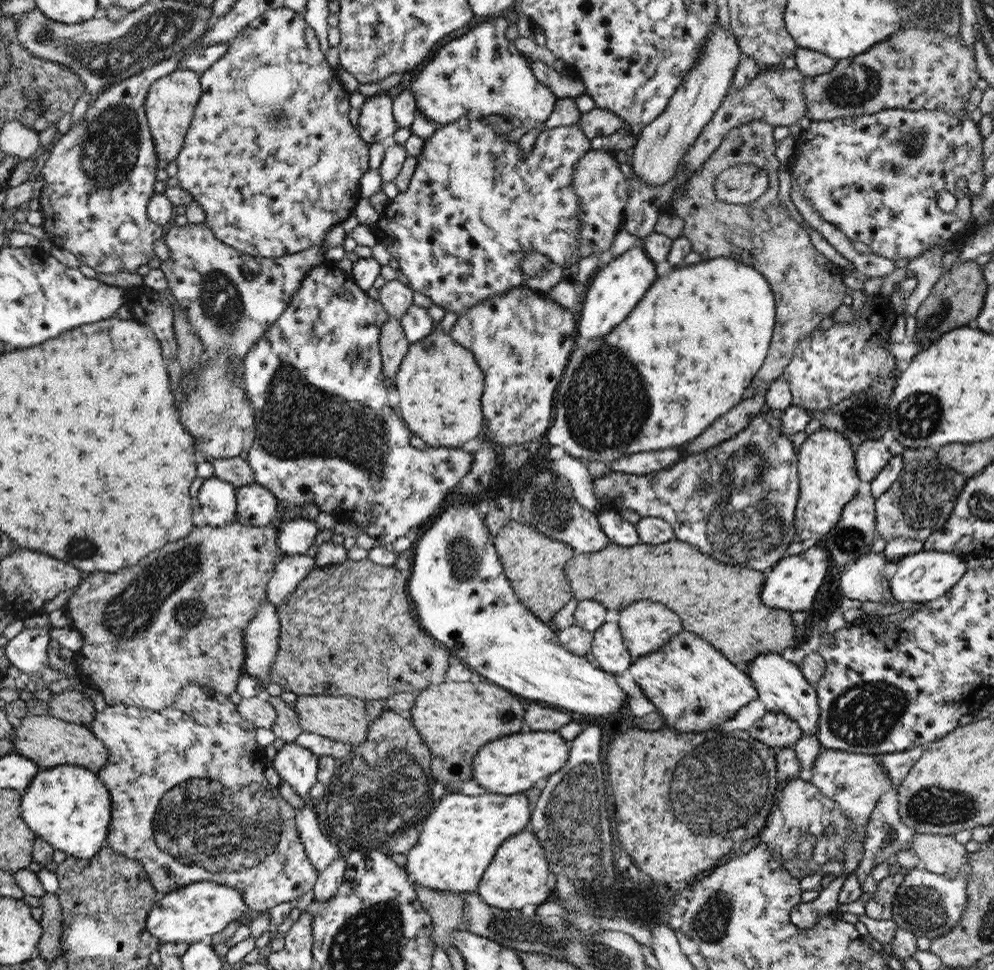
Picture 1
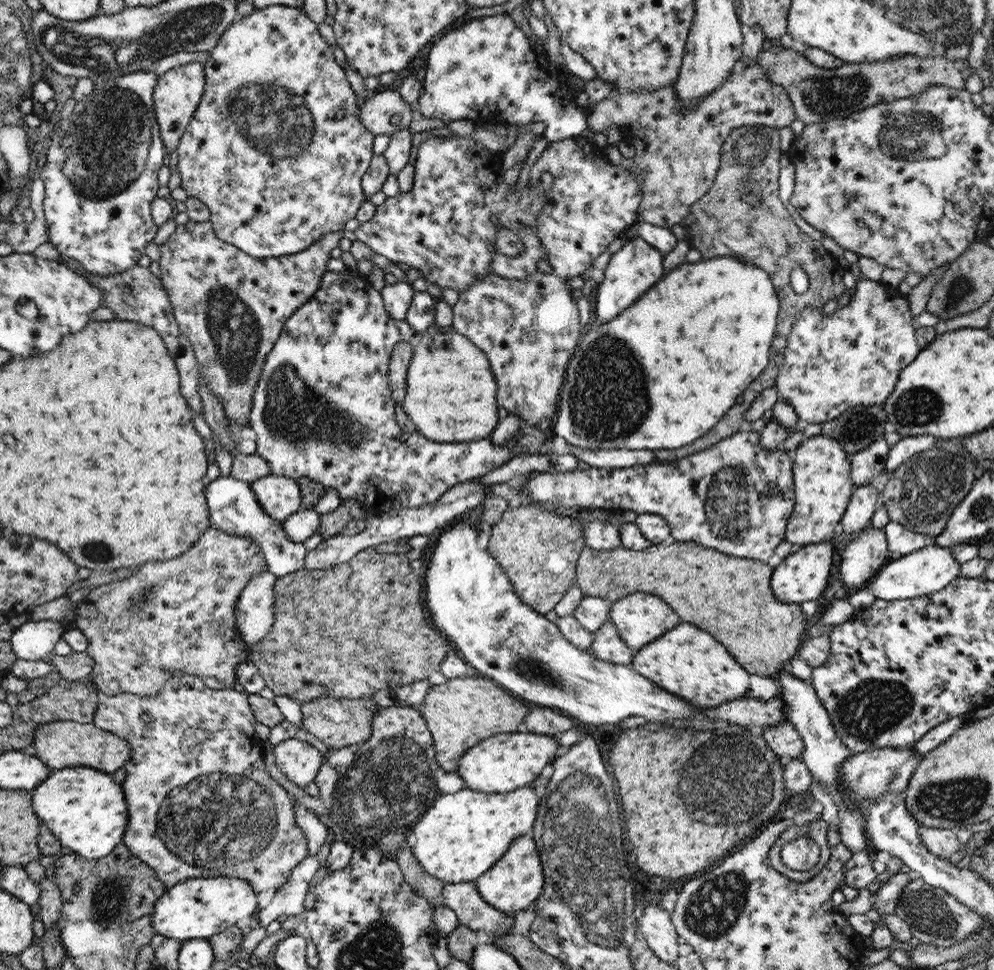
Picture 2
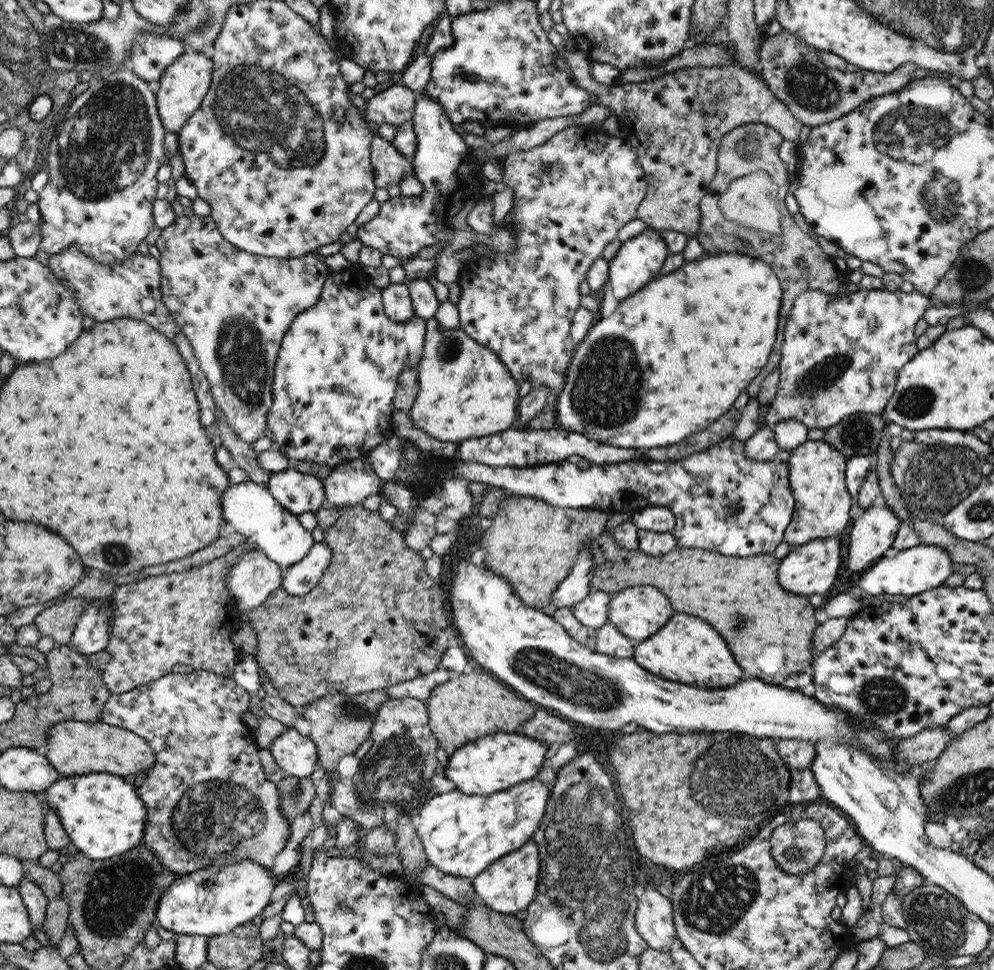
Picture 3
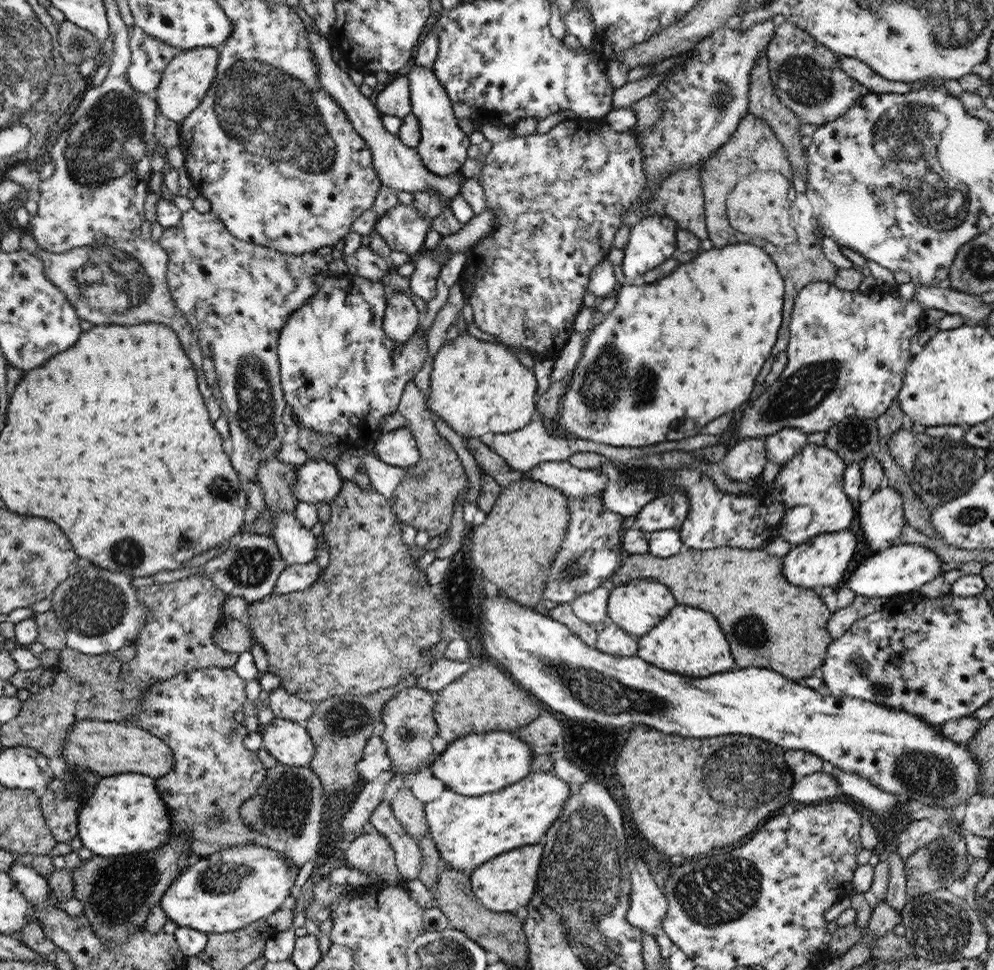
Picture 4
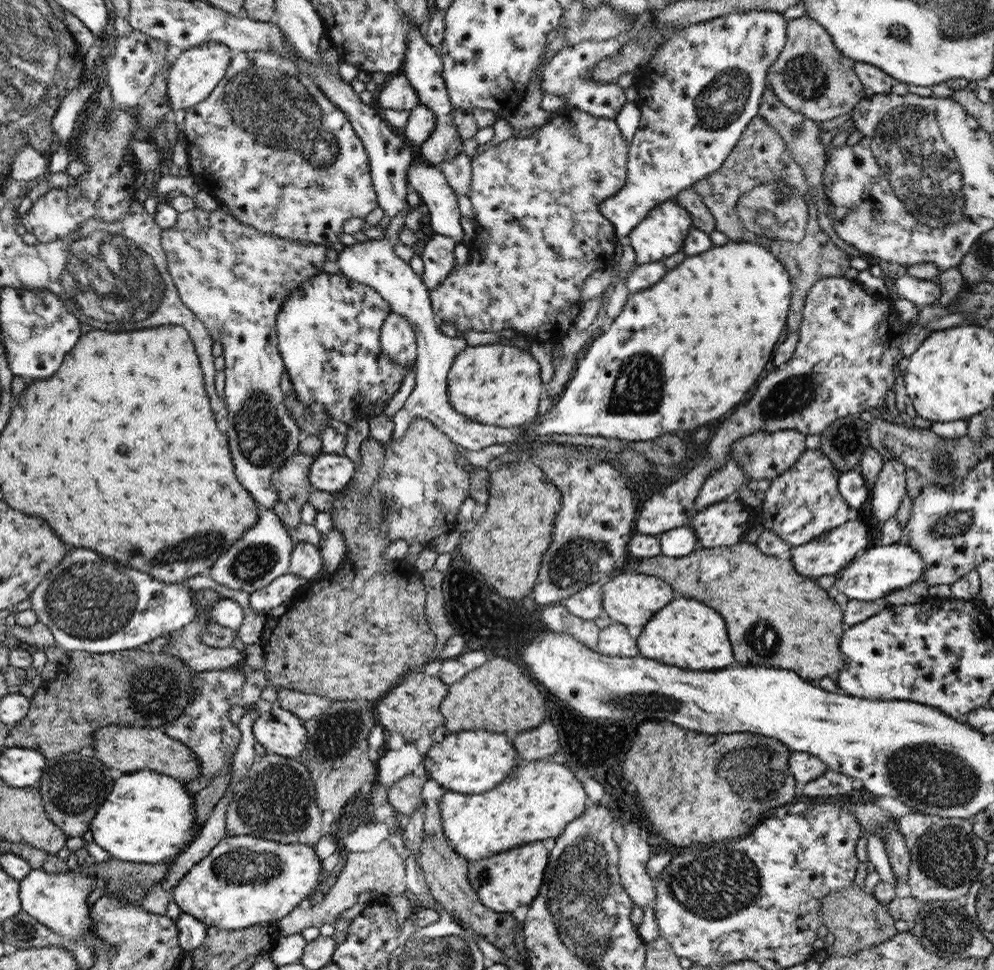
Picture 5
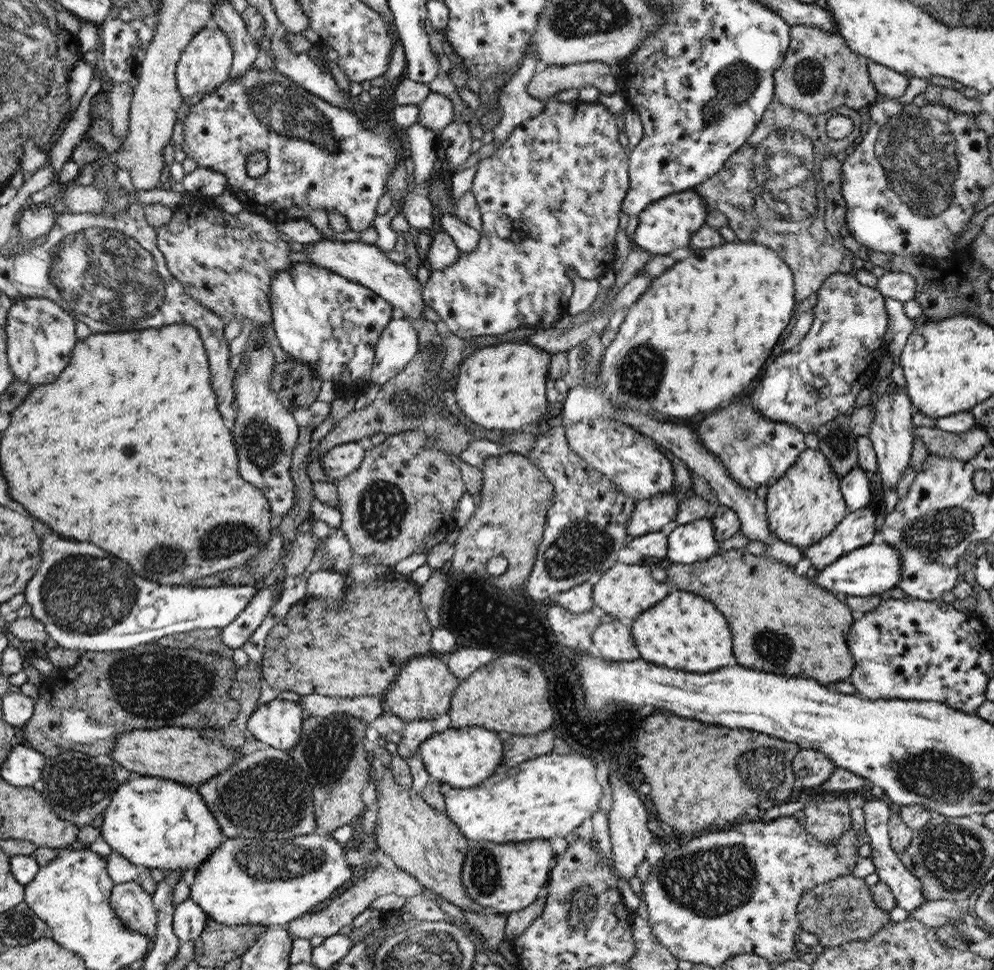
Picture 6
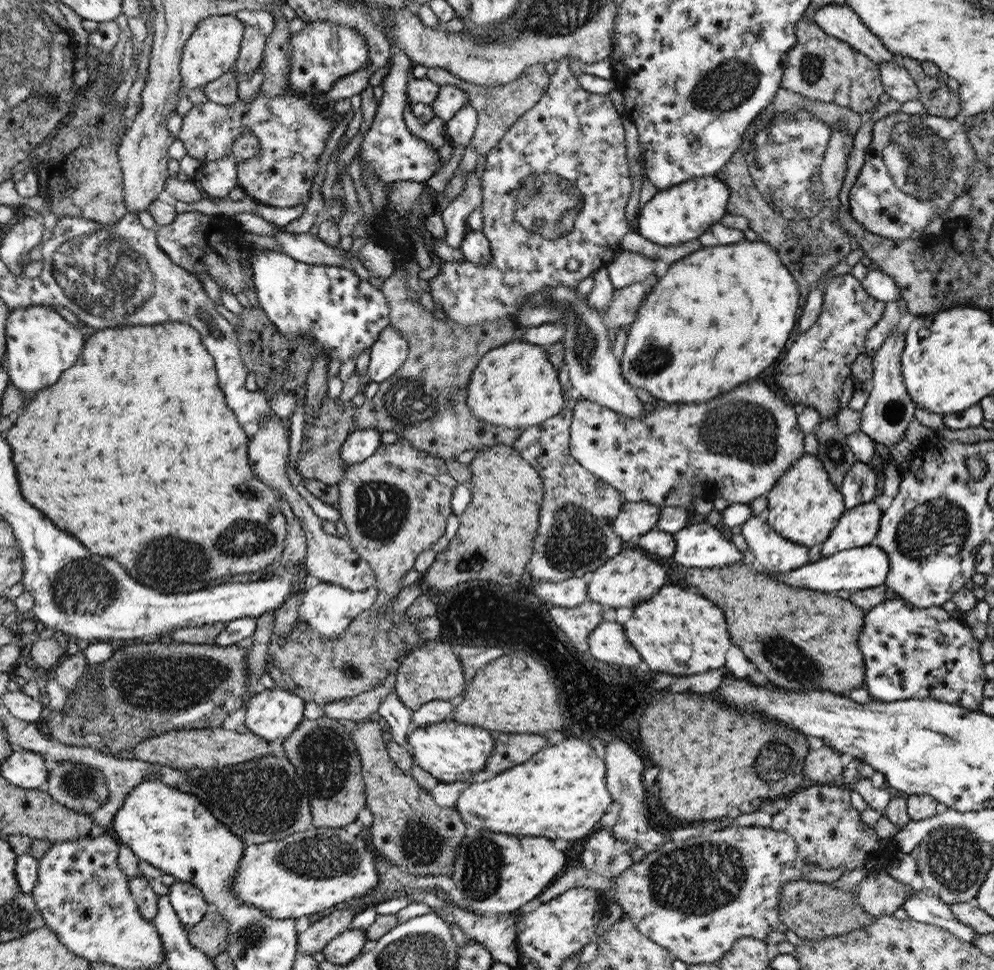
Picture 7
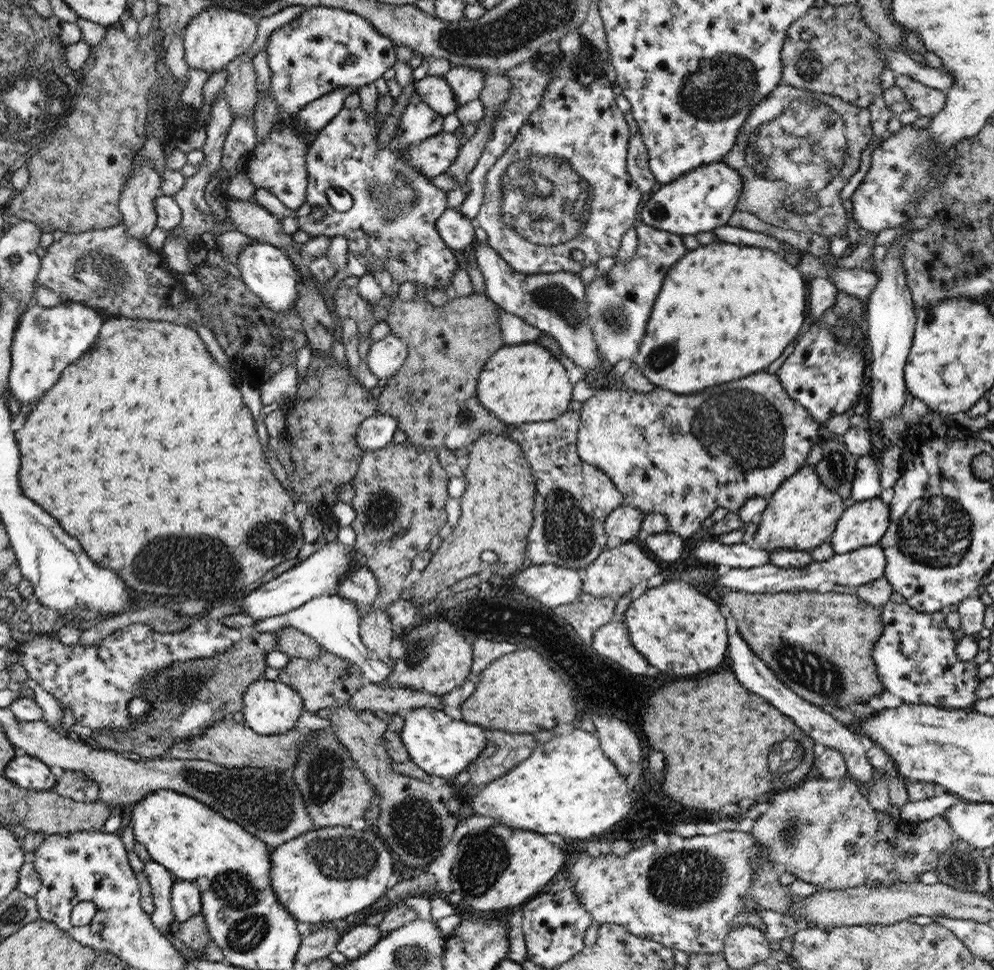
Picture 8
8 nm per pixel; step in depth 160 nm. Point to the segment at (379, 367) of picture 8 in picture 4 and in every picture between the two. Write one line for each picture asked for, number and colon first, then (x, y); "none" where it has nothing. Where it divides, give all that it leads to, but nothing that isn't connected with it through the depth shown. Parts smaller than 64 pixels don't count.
4: (402, 318)
5: (398, 340)
6: (398, 345)
7: (387, 355)

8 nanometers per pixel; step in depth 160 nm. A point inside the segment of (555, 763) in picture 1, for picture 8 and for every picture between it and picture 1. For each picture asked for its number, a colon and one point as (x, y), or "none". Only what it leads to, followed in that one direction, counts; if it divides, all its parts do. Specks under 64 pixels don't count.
2: (502, 763)
3: (494, 763)
4: (478, 764)
5: (470, 762)
6: (466, 757)
7: (451, 751)
8: (443, 747)

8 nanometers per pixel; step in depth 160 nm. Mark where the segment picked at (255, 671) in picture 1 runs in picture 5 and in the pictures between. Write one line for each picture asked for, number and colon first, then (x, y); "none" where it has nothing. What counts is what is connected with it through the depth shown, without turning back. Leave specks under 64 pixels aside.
2: (256, 608)
3: (252, 579)
4: (249, 569)
5: (264, 553)

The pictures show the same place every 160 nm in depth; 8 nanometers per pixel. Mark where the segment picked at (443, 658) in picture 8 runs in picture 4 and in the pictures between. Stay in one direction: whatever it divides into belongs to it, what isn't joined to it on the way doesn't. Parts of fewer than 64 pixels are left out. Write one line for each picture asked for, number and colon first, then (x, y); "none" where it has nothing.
4: (409, 722)
5: (413, 707)
6: (424, 689)
7: (431, 671)

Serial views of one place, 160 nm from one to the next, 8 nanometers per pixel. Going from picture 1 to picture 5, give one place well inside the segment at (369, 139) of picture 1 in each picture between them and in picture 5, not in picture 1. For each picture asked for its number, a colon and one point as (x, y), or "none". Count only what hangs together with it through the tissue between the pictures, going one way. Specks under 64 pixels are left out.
2: (387, 112)
3: (396, 105)
4: (395, 99)
5: (398, 94)

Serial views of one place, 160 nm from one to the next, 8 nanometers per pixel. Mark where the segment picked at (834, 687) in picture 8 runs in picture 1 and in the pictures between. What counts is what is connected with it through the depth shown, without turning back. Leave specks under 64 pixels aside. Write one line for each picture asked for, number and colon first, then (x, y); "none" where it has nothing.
1: (734, 620)
2: (731, 598)
3: (767, 626)
4: (767, 620)
5: (759, 595)
6: (773, 612)
7: (781, 628)

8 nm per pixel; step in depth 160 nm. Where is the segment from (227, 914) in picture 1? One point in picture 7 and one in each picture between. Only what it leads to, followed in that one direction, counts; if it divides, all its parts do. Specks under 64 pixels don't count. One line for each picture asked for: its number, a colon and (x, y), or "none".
2: (201, 907)
3: (215, 900)
4: (223, 892)
5: (245, 880)
6: (246, 881)
7: (311, 871)

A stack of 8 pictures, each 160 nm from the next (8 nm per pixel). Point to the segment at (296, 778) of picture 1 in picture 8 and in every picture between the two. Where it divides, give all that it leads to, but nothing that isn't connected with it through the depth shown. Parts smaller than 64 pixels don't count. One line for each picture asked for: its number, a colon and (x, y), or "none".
2: (300, 762)
3: (297, 755)
4: (291, 744)
5: (282, 733)
6: (279, 723)
7: (274, 713)
8: (271, 708)

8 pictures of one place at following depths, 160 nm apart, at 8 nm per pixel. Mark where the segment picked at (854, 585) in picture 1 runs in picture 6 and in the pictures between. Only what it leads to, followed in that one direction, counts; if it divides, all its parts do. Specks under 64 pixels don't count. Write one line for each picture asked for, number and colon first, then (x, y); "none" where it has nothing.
2: (863, 557)
3: (873, 533)
4: (881, 517)
5: (887, 492)
6: (891, 432)

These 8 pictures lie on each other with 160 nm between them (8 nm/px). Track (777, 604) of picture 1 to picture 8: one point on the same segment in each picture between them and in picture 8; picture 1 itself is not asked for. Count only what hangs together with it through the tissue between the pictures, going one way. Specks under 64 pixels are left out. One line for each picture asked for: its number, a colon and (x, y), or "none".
2: (801, 576)
3: (809, 569)
4: (822, 561)
5: (829, 553)
6: (856, 530)
7: (857, 527)
8: (863, 523)

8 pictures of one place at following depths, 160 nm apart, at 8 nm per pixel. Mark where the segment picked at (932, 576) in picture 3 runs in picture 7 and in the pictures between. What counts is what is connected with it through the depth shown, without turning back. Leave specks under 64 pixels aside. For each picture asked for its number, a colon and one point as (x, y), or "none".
4: (899, 570)
5: (871, 575)
6: (873, 569)
7: (856, 569)

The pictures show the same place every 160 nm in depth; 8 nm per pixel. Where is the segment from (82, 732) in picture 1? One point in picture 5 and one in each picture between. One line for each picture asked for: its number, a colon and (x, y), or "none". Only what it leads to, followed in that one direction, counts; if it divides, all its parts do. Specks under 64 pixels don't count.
2: (60, 744)
3: (75, 748)
4: (108, 748)
5: (128, 749)

